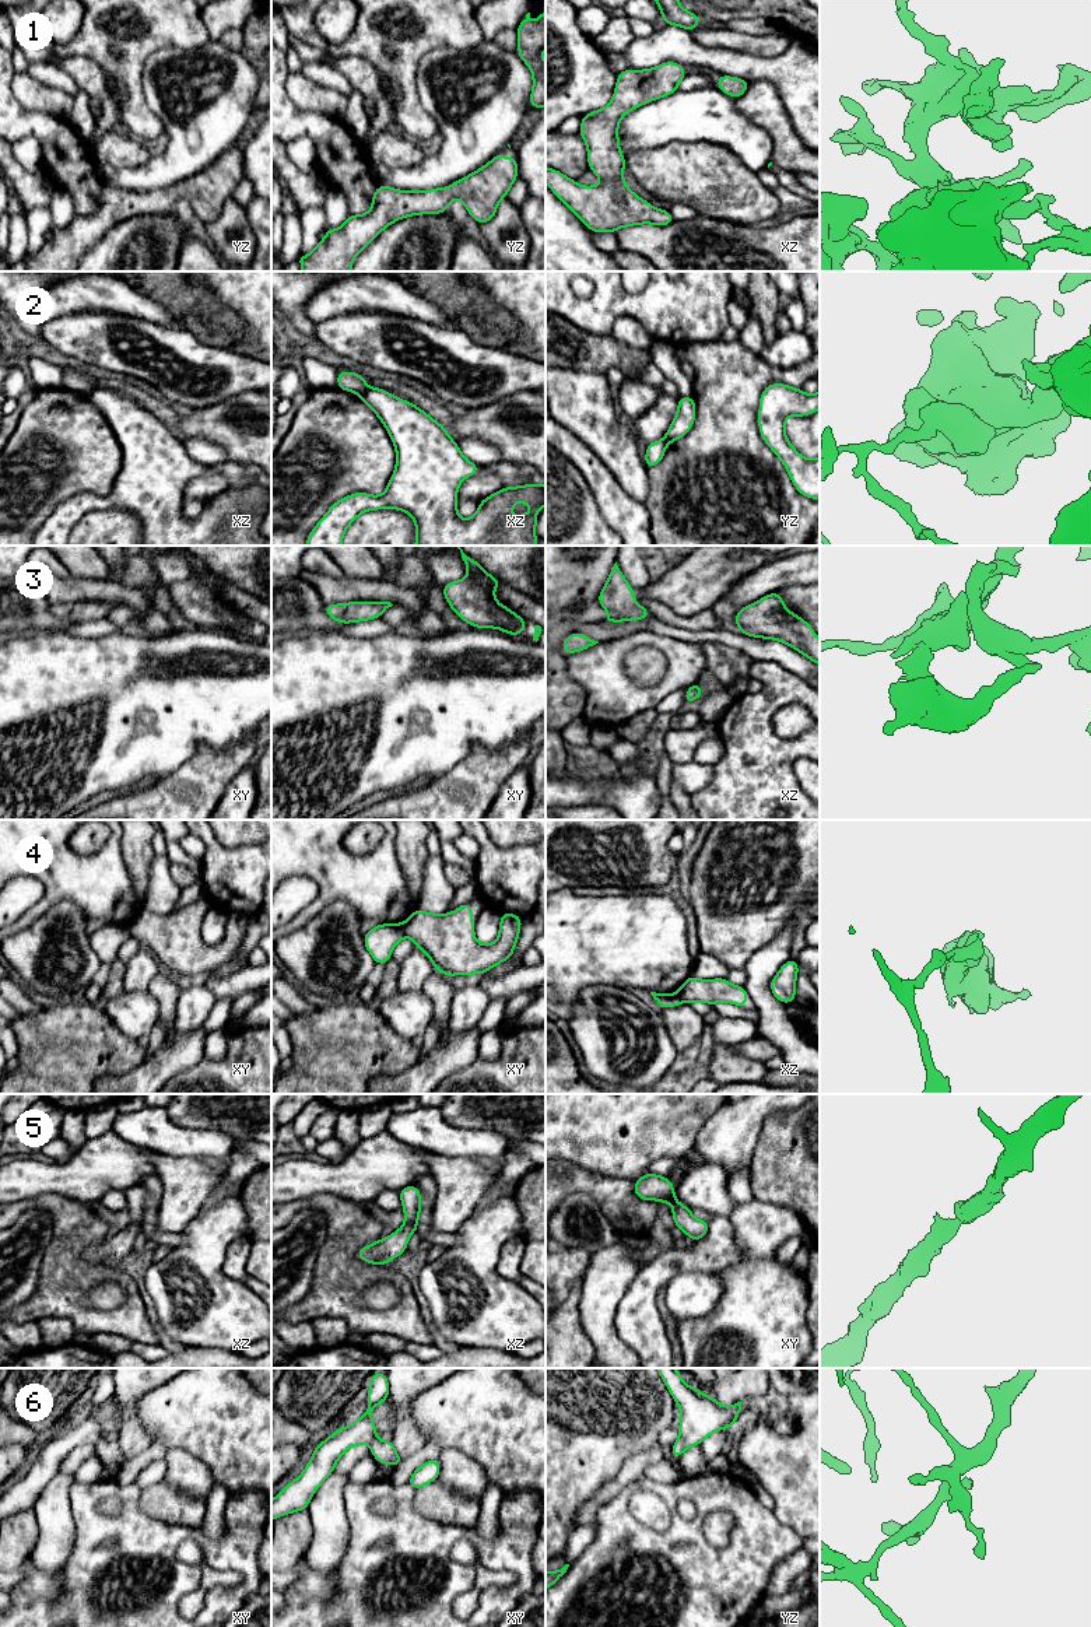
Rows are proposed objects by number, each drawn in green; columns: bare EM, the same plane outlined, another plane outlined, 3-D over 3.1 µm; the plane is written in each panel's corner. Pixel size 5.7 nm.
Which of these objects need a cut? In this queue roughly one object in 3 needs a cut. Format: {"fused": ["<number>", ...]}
{"fused": ["2", "4"]}

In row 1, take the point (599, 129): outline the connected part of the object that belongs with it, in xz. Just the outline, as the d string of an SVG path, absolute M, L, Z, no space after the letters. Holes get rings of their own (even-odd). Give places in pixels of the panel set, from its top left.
M676 62L653 69L627 69L617 74L613 99L607 106L582 116L579 136L587 147L589 171L603 183L580 186L557 169L546 166L546 183L554 194L592 231L611 232L639 224L666 227L674 222L669 210L655 208L624 183L625 157L617 130L628 112L678 90L687 76Z

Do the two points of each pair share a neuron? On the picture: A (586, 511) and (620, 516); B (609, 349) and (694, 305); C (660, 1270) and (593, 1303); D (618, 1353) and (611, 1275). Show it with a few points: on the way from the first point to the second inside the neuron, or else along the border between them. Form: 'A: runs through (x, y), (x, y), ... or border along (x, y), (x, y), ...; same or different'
A: border along (588, 483), (600, 515), (614, 530); different
B: border along (578, 326), (597, 335), (610, 335); different
C: border along (641, 1268), (625, 1291), (616, 1317); different
D: runs through (606, 1333), (606, 1294); same

